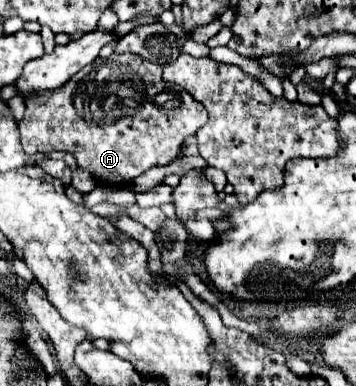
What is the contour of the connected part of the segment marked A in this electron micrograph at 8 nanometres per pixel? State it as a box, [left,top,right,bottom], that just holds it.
[19,53,207,187]

